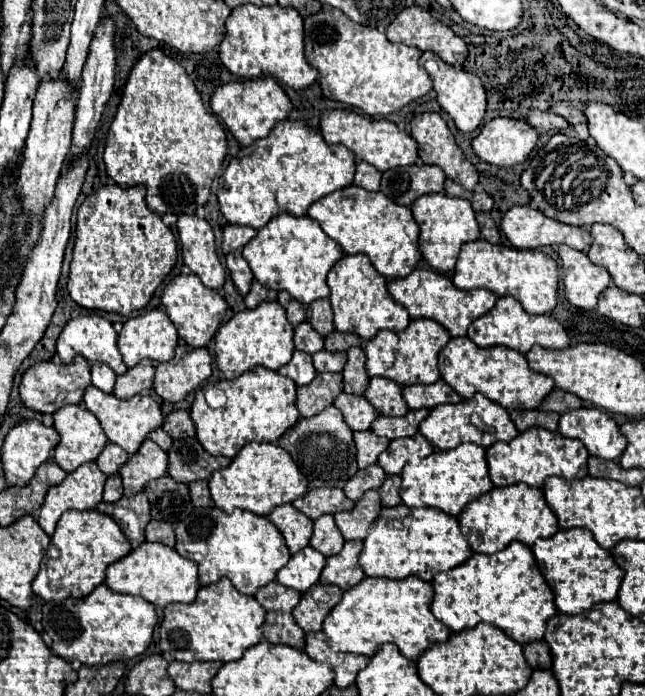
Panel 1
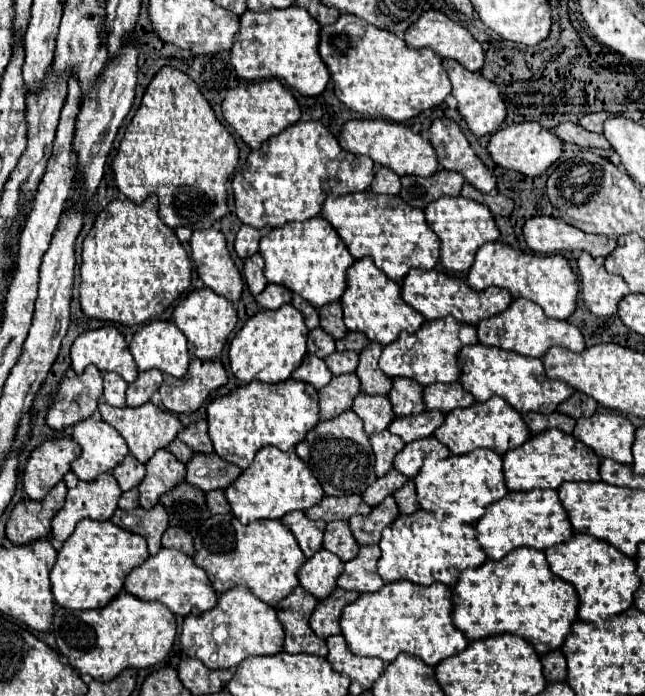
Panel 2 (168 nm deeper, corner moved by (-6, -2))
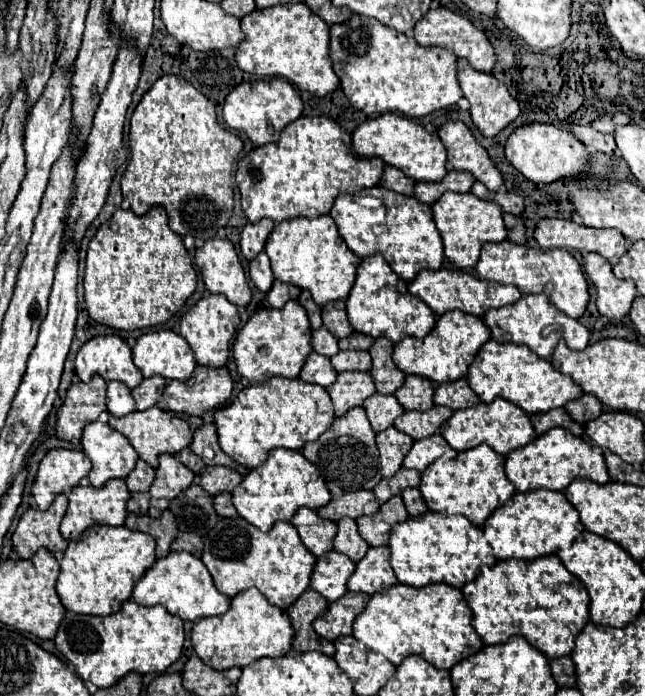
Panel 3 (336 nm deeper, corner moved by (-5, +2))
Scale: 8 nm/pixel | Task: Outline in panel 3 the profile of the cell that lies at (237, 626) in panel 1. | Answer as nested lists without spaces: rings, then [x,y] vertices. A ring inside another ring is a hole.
[[[255,587],[237,593],[231,599],[227,613],[217,617],[199,619],[193,623],[191,641],[195,653],[213,669],[245,667],[261,657],[281,657],[291,649],[293,629],[287,613],[263,599]]]

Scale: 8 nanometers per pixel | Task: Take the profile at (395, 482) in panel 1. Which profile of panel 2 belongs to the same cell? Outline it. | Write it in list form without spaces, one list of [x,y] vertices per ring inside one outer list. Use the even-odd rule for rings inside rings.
[[[414,481],[406,483],[400,491],[396,491],[396,493],[394,493],[394,499],[396,499],[398,507],[400,507],[400,513],[404,513],[404,515],[410,515],[412,511],[418,511],[418,509],[420,509],[420,505],[418,505],[418,501],[416,501]]]

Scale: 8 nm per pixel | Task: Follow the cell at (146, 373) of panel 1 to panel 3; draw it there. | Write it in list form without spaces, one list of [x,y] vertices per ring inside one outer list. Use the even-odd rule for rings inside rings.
[[[159,375],[151,377],[151,379],[143,379],[131,393],[133,393],[133,399],[135,399],[135,409],[137,411],[145,411],[153,405],[159,403],[161,399],[161,393],[163,393],[163,387],[165,387],[165,379],[161,379]]]

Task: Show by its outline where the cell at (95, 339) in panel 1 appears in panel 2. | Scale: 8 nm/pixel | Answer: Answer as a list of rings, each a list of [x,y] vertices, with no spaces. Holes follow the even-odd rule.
[[[114,327],[86,331],[74,341],[72,369],[80,375],[88,365],[96,365],[100,371],[114,371],[126,383],[132,383],[138,377],[132,353],[120,331]]]

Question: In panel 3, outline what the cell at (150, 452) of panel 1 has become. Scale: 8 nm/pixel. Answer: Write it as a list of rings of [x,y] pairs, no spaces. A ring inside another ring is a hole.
[[[161,455],[159,467],[155,469],[155,481],[149,489],[149,515],[159,517],[161,511],[169,507],[169,501],[193,483],[193,477],[195,473],[183,467],[175,455]]]

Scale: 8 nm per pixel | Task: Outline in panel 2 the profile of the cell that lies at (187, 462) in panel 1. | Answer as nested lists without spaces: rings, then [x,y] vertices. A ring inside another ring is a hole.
[[[196,453],[192,457],[192,461],[186,463],[186,481],[200,487],[202,491],[214,491],[214,489],[226,489],[230,483],[234,483],[238,479],[238,475],[242,473],[240,467],[220,459],[216,453],[212,455],[202,455]]]

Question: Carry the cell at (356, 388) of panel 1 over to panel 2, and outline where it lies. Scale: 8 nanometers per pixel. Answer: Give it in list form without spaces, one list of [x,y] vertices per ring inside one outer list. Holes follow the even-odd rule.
[[[376,341],[368,343],[368,347],[360,353],[360,365],[356,369],[356,375],[362,381],[362,393],[388,395],[388,391],[392,389],[392,379],[384,375],[384,371],[380,371],[378,367],[380,353],[382,353],[382,345]]]

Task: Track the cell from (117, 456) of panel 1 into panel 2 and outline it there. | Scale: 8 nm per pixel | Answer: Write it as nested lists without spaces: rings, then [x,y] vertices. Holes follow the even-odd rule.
[[[128,455],[116,469],[114,469],[114,477],[120,485],[122,491],[130,491],[134,487],[138,487],[144,479],[146,471],[144,471],[144,465],[140,461],[136,461],[136,457]]]

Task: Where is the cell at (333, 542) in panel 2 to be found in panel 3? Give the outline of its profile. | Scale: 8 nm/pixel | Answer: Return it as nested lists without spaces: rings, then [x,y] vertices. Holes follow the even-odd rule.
[[[343,517],[341,521],[337,521],[337,535],[333,539],[333,549],[347,555],[355,563],[367,553],[369,545],[361,539],[355,519]]]

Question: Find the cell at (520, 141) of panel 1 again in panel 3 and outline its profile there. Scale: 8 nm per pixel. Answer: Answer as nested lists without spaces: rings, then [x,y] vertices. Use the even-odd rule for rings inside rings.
[[[529,123],[523,127],[517,127],[505,143],[505,157],[507,161],[529,181],[533,183],[551,183],[557,179],[587,175],[587,149],[583,143],[571,135],[571,131],[557,129],[555,125],[547,123]]]

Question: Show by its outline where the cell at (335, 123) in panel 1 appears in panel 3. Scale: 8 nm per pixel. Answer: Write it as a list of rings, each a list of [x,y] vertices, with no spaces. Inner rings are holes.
[[[383,113],[375,119],[361,123],[351,135],[353,149],[359,155],[371,155],[383,159],[387,165],[401,169],[413,181],[439,181],[443,179],[445,171],[445,147],[437,139],[437,135],[427,133],[421,125],[411,123],[403,115],[397,113]]]

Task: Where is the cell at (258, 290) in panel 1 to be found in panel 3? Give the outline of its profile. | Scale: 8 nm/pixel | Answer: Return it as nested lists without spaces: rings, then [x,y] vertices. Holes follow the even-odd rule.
[[[275,281],[275,283],[273,283],[273,287],[267,291],[267,303],[269,303],[271,307],[281,309],[287,301],[297,299],[297,297],[299,297],[299,293],[301,293],[301,289],[299,289],[299,287],[289,285],[289,283],[283,283],[283,281]]]

